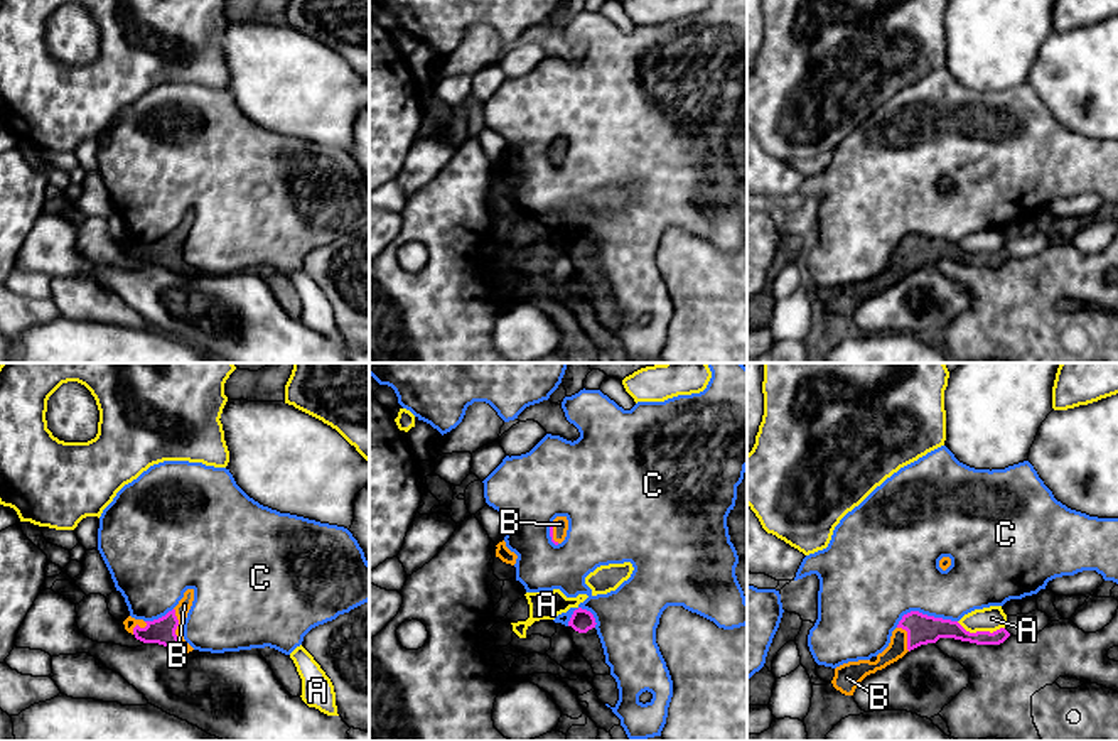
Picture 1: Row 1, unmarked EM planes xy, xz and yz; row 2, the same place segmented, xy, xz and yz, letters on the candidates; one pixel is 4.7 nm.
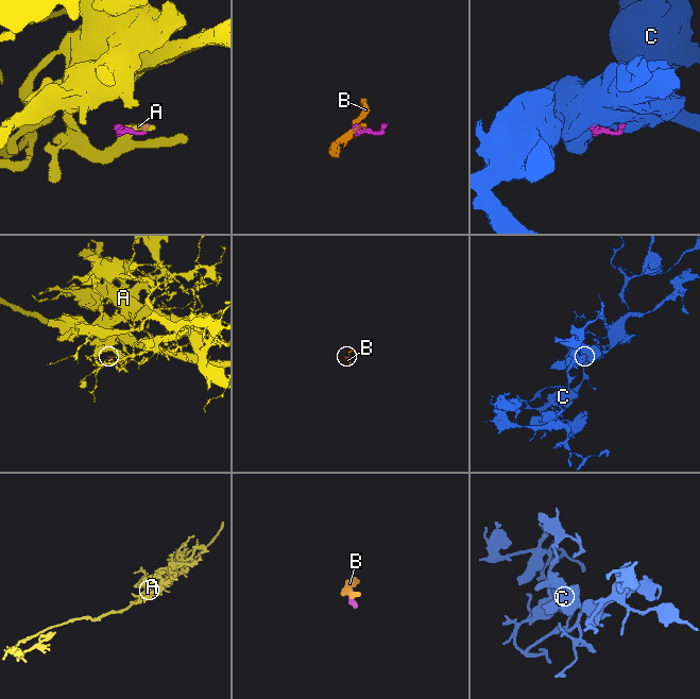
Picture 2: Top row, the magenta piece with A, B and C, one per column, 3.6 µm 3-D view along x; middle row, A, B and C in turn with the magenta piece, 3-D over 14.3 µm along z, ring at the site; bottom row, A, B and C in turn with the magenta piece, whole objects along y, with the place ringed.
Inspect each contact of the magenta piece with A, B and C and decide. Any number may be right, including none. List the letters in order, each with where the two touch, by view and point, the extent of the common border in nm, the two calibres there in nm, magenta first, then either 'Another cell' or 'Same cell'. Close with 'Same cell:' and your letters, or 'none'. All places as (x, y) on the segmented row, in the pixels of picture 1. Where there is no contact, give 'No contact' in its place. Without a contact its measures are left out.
A: Touches magenta at yz (980, 632). Shared border 240 nm. Thickness 130 nm (magenta) against 120 nm. Another cell
B: Touches magenta at xy (176, 628). Shared border 200 nm. Thickness 120 nm (magenta) against 70 nm. Same cell
C: Touches magenta at yz (924, 615). Shared border 300 nm. Thickness 140 nm (magenta) against 420 nm. Another cell
Same cell: B

